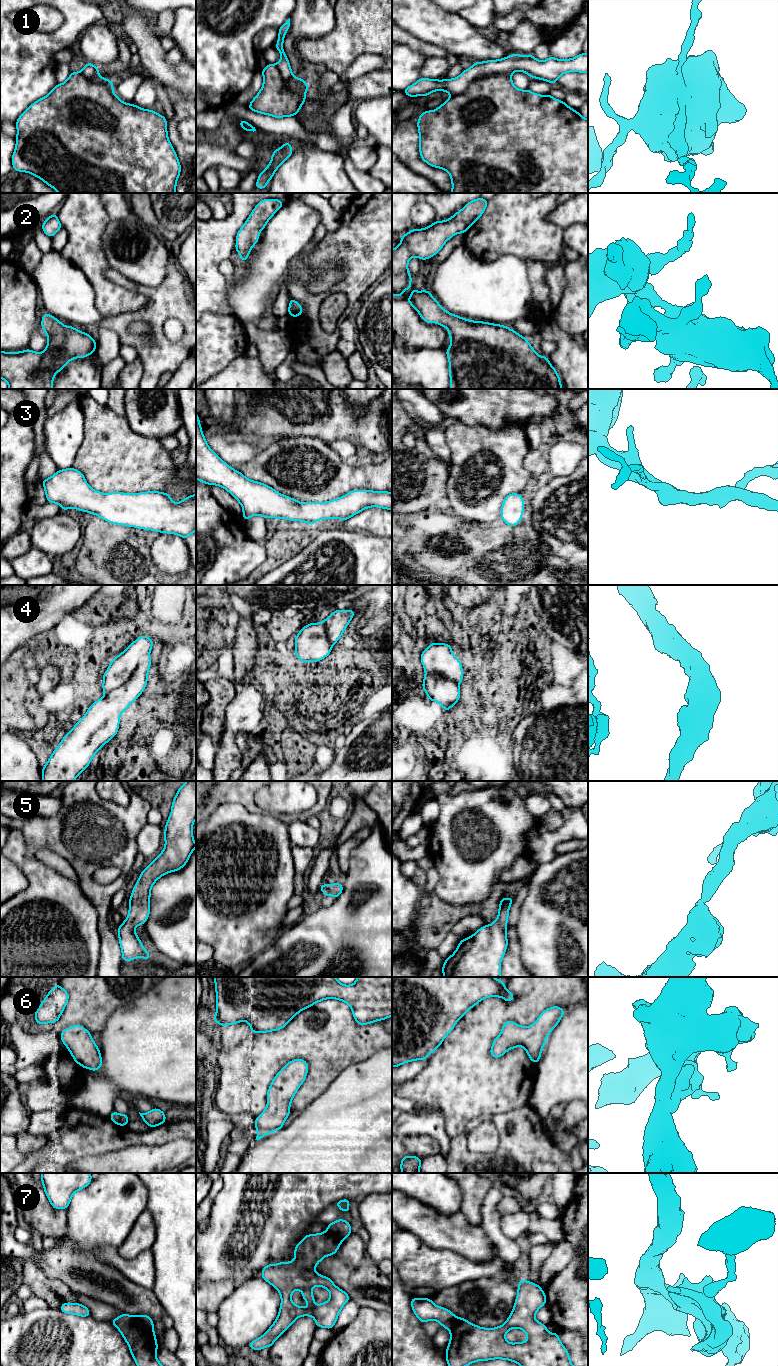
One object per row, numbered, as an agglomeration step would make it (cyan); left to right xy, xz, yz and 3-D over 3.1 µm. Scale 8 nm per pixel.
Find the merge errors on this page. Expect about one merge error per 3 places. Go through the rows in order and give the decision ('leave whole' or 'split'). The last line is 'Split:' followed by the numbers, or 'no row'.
1: leave whole
2: leave whole
3: leave whole
4: leave whole
5: leave whole
6: leave whole
7: split
Split: 7

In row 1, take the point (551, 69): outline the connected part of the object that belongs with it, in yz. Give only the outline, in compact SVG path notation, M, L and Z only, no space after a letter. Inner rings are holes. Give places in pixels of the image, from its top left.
M588 53L566 60L560 60L552 55L545 61L537 60L533 55L511 54L498 60L474 62L474 64L454 79L427 79L421 77L417 82L402 90L410 98L415 96L428 96L434 91L446 91L452 97L447 99L437 109L423 112L418 118L419 151L423 161L432 167L440 168L450 174L452 182L451 193L588 193L588 119L582 117L578 111L570 108L564 101L555 99L550 94L538 95L528 90L516 88L512 82L511 74L522 71L531 78L536 78L556 84L558 78L568 72L588 73Z

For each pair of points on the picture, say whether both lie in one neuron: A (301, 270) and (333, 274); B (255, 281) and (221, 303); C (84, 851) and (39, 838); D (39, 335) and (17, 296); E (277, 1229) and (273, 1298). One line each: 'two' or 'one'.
A: one
B: two
C: one
D: two
E: two

